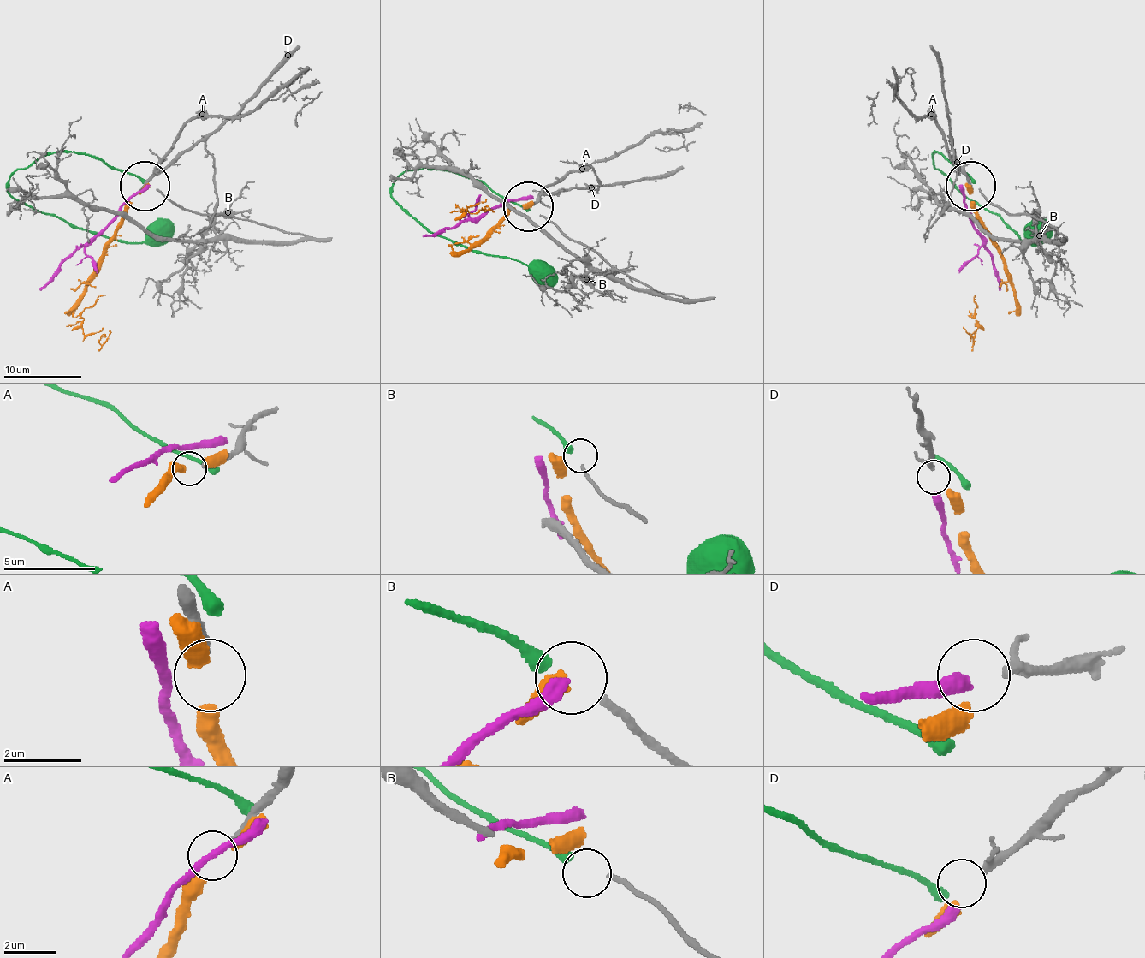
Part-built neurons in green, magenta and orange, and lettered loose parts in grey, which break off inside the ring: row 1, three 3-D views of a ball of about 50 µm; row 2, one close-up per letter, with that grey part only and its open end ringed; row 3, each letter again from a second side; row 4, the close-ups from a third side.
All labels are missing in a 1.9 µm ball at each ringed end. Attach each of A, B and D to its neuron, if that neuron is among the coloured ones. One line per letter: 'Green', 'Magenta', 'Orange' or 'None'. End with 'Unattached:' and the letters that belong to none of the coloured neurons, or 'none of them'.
A: None
B: Green
D: Magenta
Unattached: A

